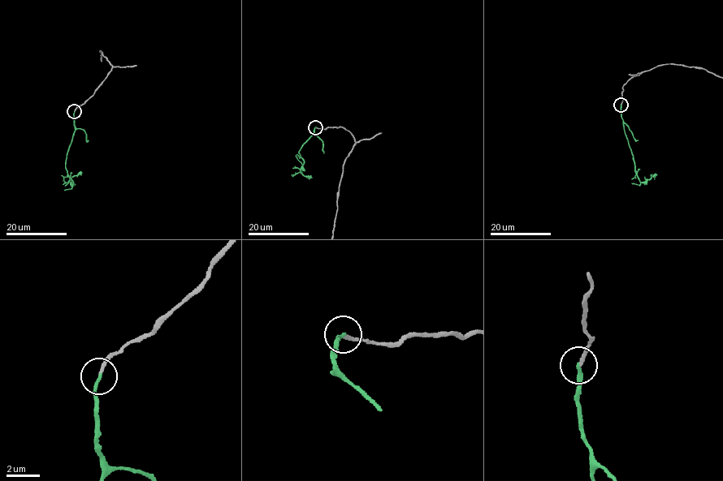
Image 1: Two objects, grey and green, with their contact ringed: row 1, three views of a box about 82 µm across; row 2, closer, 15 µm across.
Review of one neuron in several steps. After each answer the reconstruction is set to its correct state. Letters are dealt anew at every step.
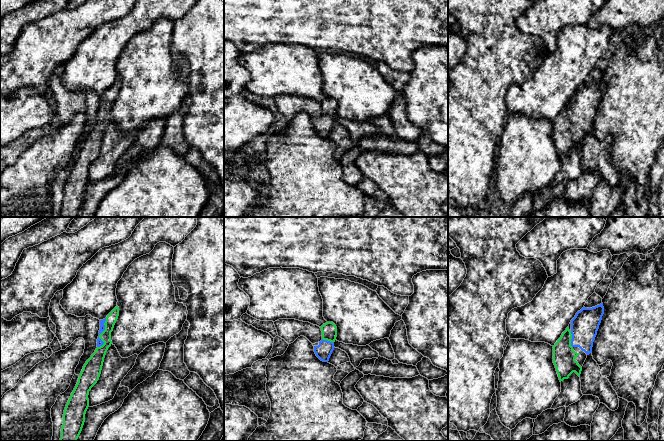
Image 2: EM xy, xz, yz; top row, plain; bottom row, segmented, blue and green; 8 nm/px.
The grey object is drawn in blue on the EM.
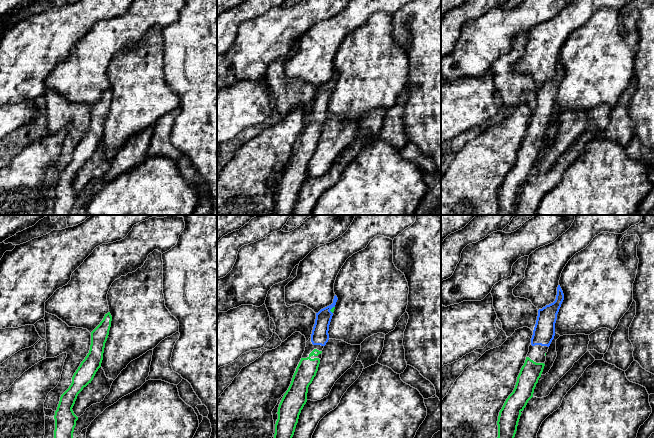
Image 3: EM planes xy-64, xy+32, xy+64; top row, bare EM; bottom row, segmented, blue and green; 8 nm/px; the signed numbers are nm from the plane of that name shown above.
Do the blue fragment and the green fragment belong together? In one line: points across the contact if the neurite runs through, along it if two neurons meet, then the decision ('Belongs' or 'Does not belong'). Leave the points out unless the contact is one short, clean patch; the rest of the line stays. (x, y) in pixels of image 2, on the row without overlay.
Path across: xy (102, 103), (100, 109), (103, 120), (95, 138). Belongs

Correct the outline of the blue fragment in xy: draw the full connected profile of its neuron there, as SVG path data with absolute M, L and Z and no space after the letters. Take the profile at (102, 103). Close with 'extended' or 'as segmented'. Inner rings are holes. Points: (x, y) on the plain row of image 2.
M116 82L105 95L100 96L97 124L84 140L78 158L66 180L60 217L77 217L82 207L89 183L89 167L99 156L106 128L112 120L111 108L118 92L119 83Z; extended

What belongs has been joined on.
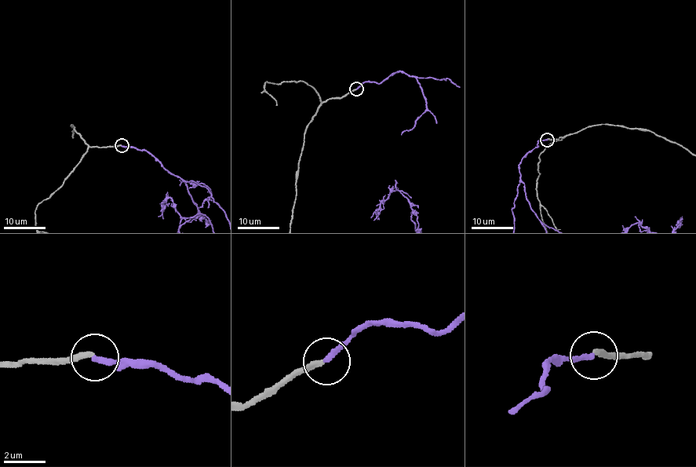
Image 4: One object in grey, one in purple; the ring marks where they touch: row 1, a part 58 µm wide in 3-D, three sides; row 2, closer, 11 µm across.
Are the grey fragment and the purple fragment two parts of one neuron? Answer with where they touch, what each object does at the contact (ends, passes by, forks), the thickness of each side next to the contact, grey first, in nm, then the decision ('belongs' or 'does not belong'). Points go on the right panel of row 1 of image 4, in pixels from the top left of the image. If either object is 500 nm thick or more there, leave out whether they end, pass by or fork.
(547, 140) | grey ends | purple ends | 240/240 nm | belongs

